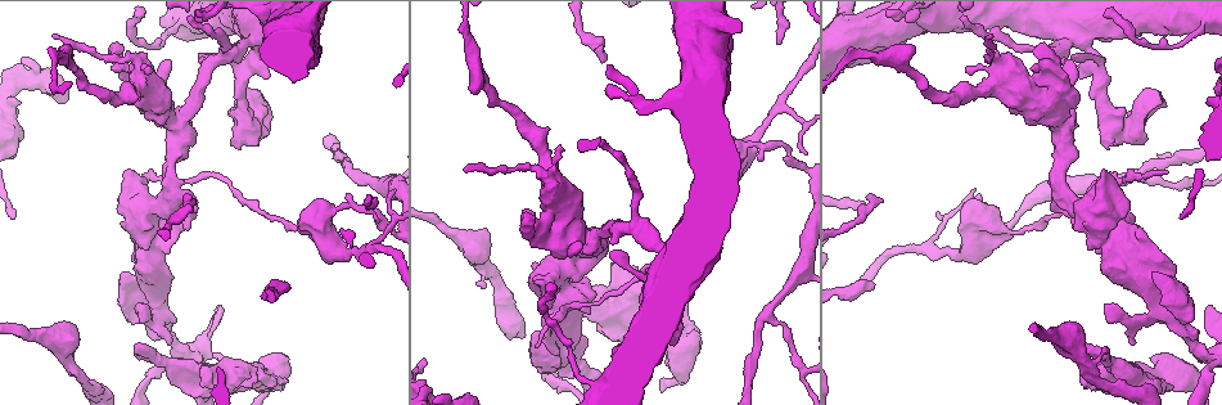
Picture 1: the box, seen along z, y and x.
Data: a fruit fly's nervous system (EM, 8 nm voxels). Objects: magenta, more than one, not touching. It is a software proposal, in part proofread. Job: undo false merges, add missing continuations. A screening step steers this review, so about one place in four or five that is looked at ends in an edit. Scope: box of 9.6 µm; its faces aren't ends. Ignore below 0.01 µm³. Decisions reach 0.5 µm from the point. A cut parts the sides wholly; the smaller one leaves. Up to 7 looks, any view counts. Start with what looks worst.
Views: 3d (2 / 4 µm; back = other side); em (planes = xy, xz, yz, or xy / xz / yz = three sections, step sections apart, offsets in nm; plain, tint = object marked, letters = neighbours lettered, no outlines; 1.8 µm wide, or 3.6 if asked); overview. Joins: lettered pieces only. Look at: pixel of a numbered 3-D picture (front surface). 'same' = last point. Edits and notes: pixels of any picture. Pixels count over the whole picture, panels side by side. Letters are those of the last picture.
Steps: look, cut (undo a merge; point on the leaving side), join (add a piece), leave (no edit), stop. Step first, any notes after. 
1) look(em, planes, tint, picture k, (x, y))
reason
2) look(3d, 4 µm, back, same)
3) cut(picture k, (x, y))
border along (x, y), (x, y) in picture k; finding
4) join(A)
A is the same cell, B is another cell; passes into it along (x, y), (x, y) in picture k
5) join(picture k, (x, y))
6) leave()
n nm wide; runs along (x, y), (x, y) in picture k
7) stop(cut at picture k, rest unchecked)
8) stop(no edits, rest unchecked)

look(em, xz, step 4, letters, picture 1, (604, 62))
end of a long branch

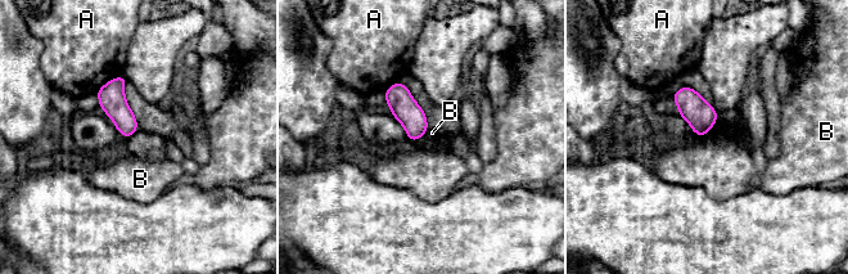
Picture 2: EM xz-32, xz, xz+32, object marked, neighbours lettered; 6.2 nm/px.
leave()
A and B are other cells; no lettered piece goes on from it

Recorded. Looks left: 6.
look(3d, 2 µm, picture 1, (1052, 70))
abrupt turn

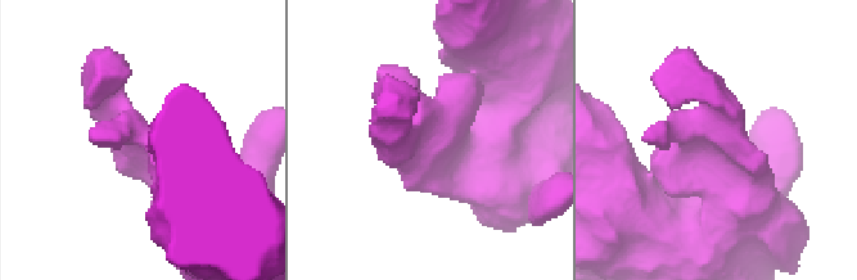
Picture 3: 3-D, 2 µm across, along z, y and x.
look(em, xy, step 8, tint, picture 3, (715, 152))
arms of 220, 650 nm; now the EM

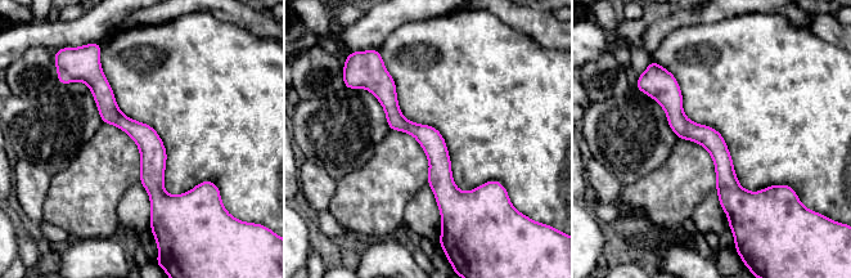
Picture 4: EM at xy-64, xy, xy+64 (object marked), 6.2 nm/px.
look(em, planes, letters, same)
cut it another way

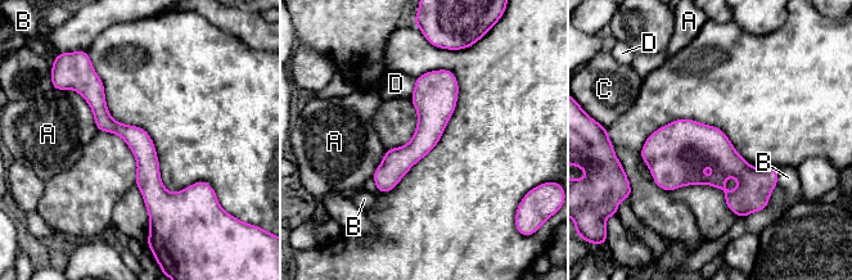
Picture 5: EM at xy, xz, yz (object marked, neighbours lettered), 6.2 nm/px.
leave()
A, B, C and D are other cells; runs along (93, 76), (100, 113), (144, 150), (156, 213) in picture 5; one cell here

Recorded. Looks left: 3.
look(em, 3.6 µm, xz, step 8, letters, picture 1, (1086, 345))
an open end

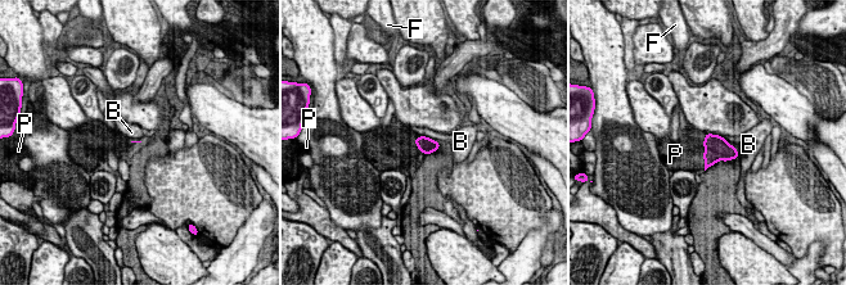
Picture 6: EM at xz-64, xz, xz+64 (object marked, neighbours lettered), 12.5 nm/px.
join(P)
P is the same cell, B and F are other cells; the cell continues

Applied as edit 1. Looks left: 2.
stop(join at picture 6, rest unchecked)

